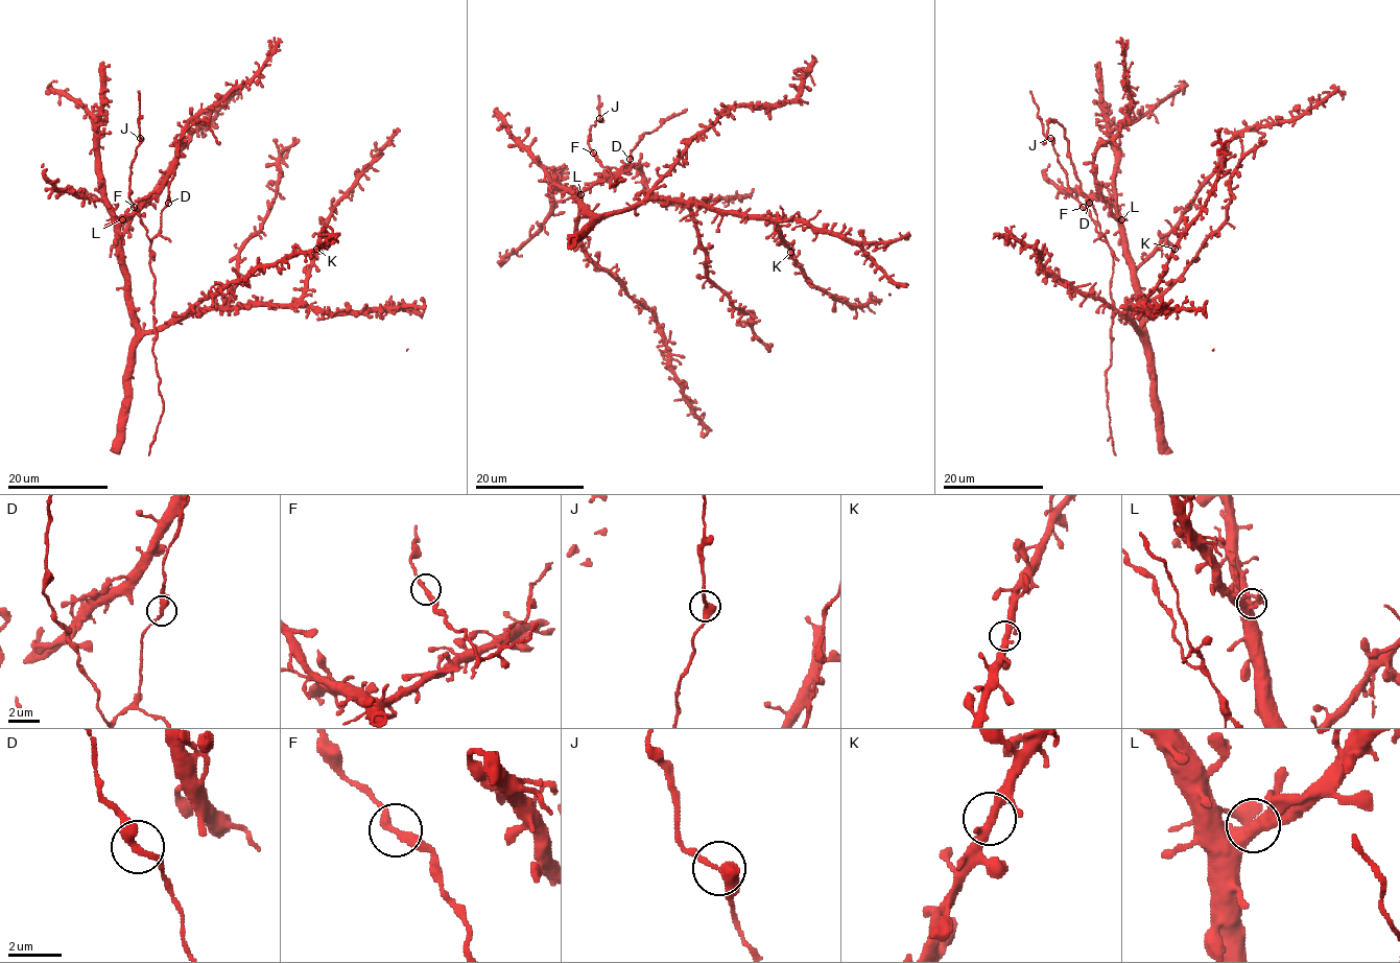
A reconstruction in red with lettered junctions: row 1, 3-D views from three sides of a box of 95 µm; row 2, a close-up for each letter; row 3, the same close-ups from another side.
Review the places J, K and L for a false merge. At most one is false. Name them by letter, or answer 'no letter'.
no letter

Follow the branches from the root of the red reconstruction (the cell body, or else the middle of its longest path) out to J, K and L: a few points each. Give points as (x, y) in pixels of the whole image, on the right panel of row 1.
J: (1128, 264), (1123, 231), (1096, 187), (1094, 165), (1074, 166), (1074, 177), (1104, 239), (1072, 195), (1051, 139)
K: (1128, 264), (1140, 330), (1126, 316), (1126, 311), (1146, 300), (1175, 249)
L: (1128, 264), (1121, 219)

